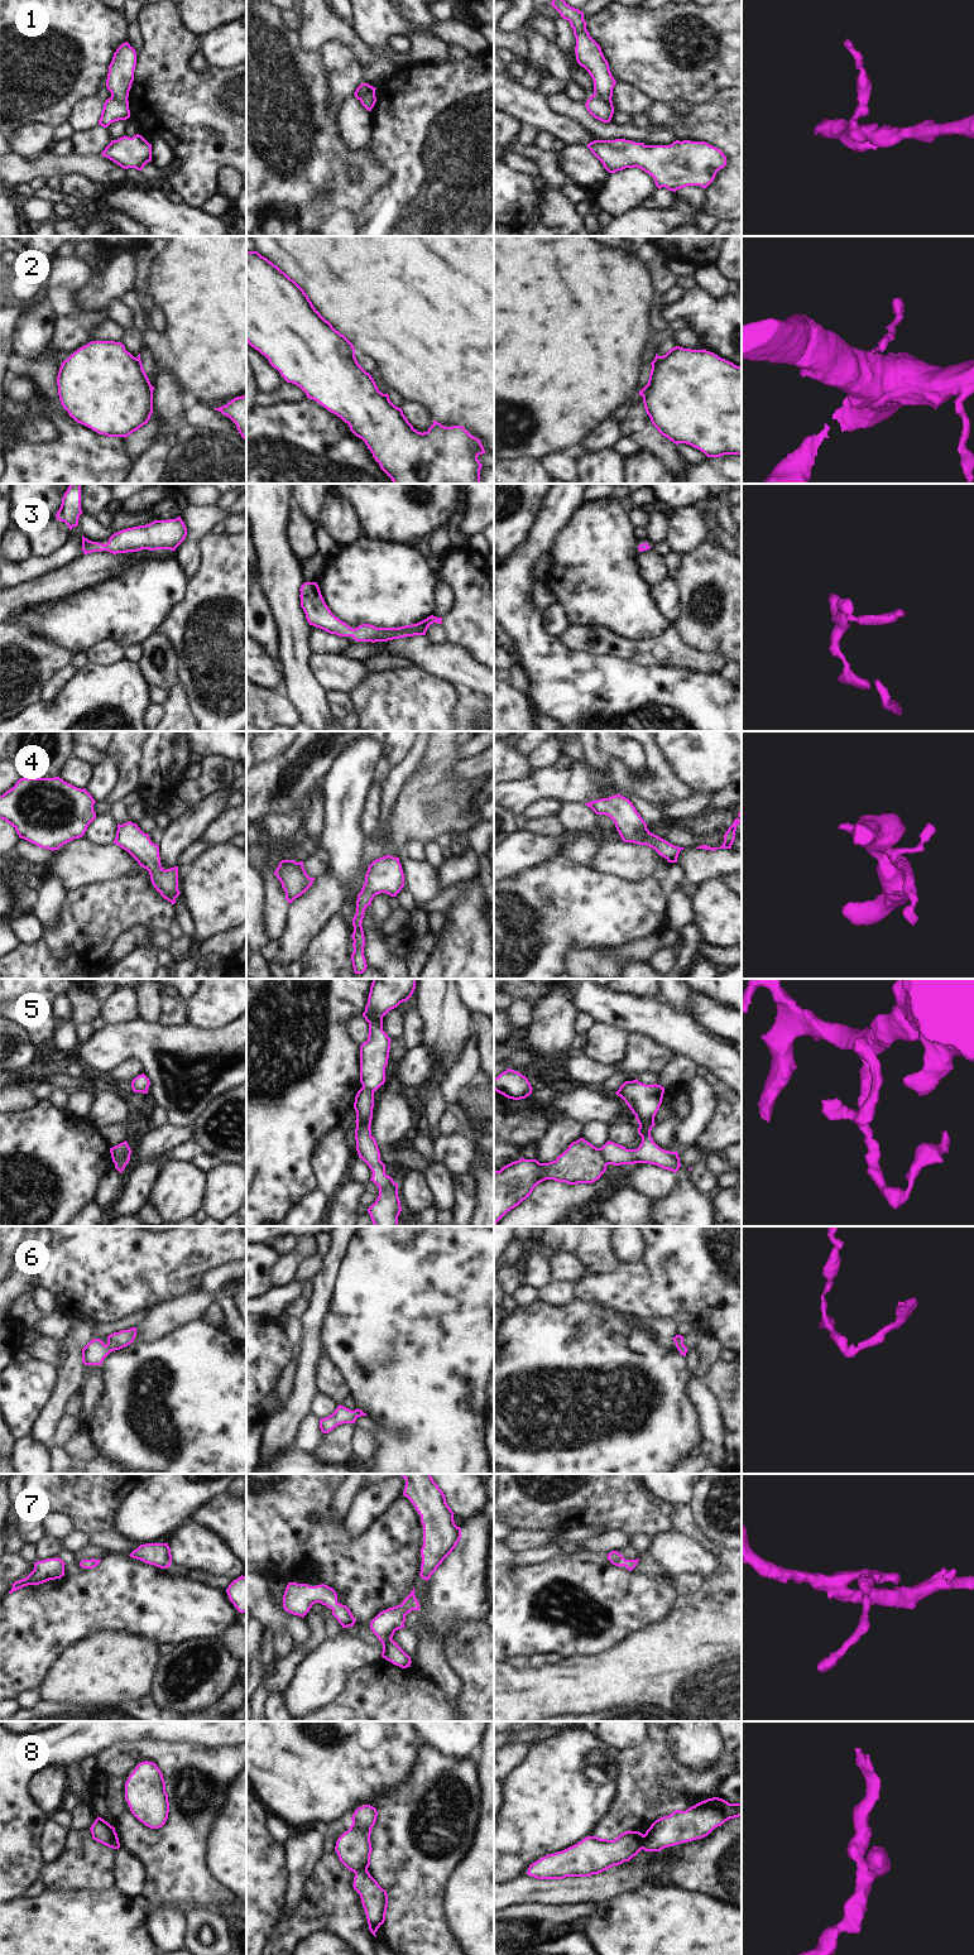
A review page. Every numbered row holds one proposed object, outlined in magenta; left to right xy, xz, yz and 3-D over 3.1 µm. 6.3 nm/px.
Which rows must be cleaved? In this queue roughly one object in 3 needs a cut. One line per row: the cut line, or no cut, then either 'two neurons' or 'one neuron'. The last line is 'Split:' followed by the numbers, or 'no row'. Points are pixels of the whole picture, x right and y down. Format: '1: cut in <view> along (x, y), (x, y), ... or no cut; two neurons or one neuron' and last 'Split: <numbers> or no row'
1: cut in yz along (594, 94), (604, 99), (613, 107); two neurons
2: cut in yz along (665, 355), (652, 366); two neurons
3: no cut; one neuron
4: no cut; one neuron
5: cut in yz along (599, 1148), (607, 1165); two neurons
6: no cut; one neuron
7: no cut; one neuron
8: cut in yz along (644, 1835), (641, 1848); two neurons
Split: 1, 2, 5, 8

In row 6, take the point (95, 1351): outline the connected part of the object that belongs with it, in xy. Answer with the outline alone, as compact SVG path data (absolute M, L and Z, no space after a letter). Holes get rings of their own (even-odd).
M136 1327L121 1330L107 1336L107 1344L93 1339L82 1349L82 1361L85 1365L101 1365L104 1359L115 1350L130 1345L136 1336Z

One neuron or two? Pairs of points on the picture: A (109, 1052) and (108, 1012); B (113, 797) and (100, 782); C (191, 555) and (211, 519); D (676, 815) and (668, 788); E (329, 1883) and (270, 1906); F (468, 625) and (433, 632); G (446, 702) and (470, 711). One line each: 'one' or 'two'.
A: two
B: two
C: one
D: two
E: two
F: two
G: two

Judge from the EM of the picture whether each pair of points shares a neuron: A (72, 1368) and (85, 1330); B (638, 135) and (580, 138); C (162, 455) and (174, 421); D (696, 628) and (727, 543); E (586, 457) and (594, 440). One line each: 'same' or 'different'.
A: same
B: different
C: same
D: different
E: different

